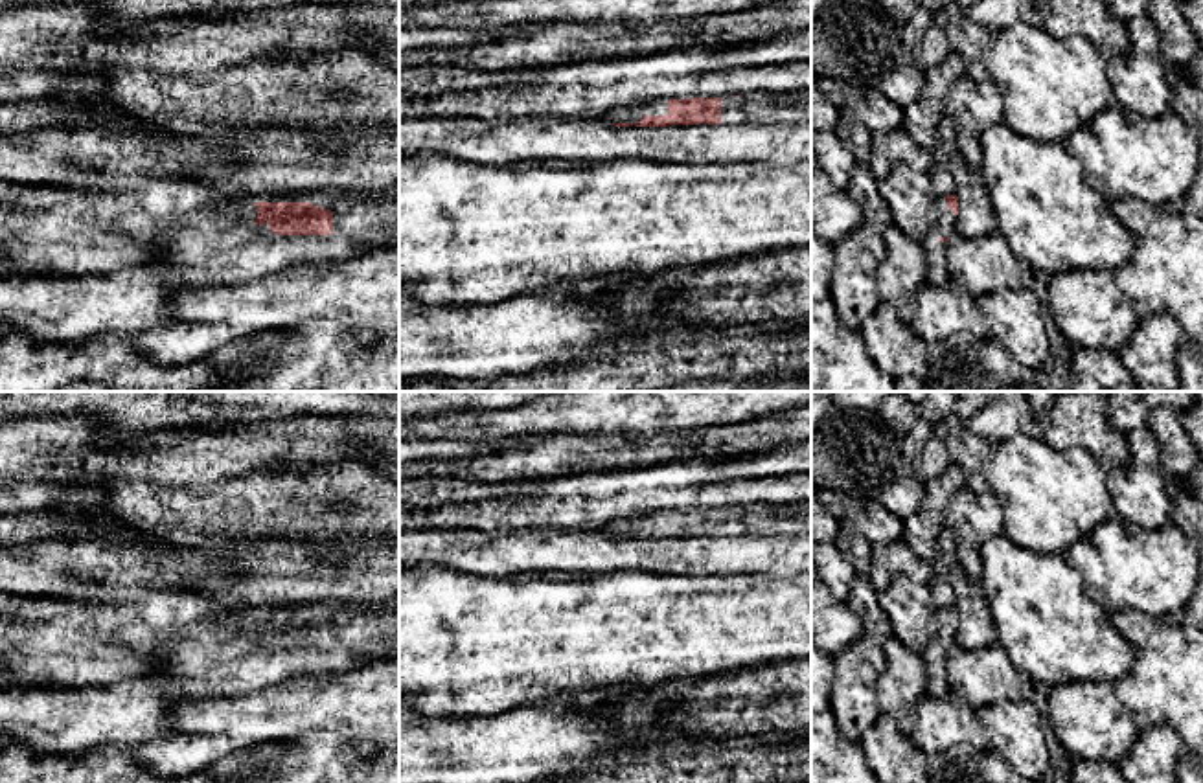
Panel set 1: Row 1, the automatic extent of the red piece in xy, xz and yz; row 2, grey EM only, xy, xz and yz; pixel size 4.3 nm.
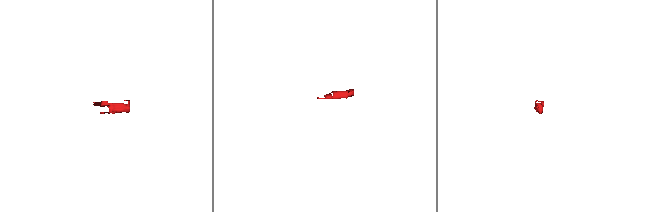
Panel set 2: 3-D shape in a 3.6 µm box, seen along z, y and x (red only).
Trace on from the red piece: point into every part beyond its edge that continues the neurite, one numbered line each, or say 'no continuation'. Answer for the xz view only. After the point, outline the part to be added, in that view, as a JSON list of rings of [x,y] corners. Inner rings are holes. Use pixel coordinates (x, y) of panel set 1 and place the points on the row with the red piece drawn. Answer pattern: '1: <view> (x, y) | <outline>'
1: xz (659, 107) | [[[660,97],[646,105],[620,107],[602,116],[607,123],[638,123],[644,116],[666,116],[670,99]]]
2: xz (767, 109) | [[[811,90],[793,94],[756,92],[721,97],[721,123],[800,125],[811,123]]]

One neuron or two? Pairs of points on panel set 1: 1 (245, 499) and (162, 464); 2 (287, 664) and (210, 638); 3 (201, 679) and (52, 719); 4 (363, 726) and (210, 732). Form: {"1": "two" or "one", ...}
{"1": "two", "2": "one", "3": "two", "4": "one"}

